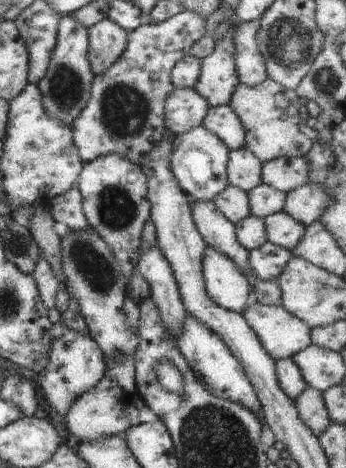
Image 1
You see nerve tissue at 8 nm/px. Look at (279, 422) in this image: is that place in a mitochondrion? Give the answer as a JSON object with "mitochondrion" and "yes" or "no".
{"mitochondrion":"no"}

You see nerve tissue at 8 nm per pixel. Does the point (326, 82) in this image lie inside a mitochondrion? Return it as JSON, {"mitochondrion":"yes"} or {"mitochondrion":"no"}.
{"mitochondrion":"yes"}

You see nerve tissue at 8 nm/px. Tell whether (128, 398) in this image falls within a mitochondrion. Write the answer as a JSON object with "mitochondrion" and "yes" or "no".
{"mitochondrion":"no"}

